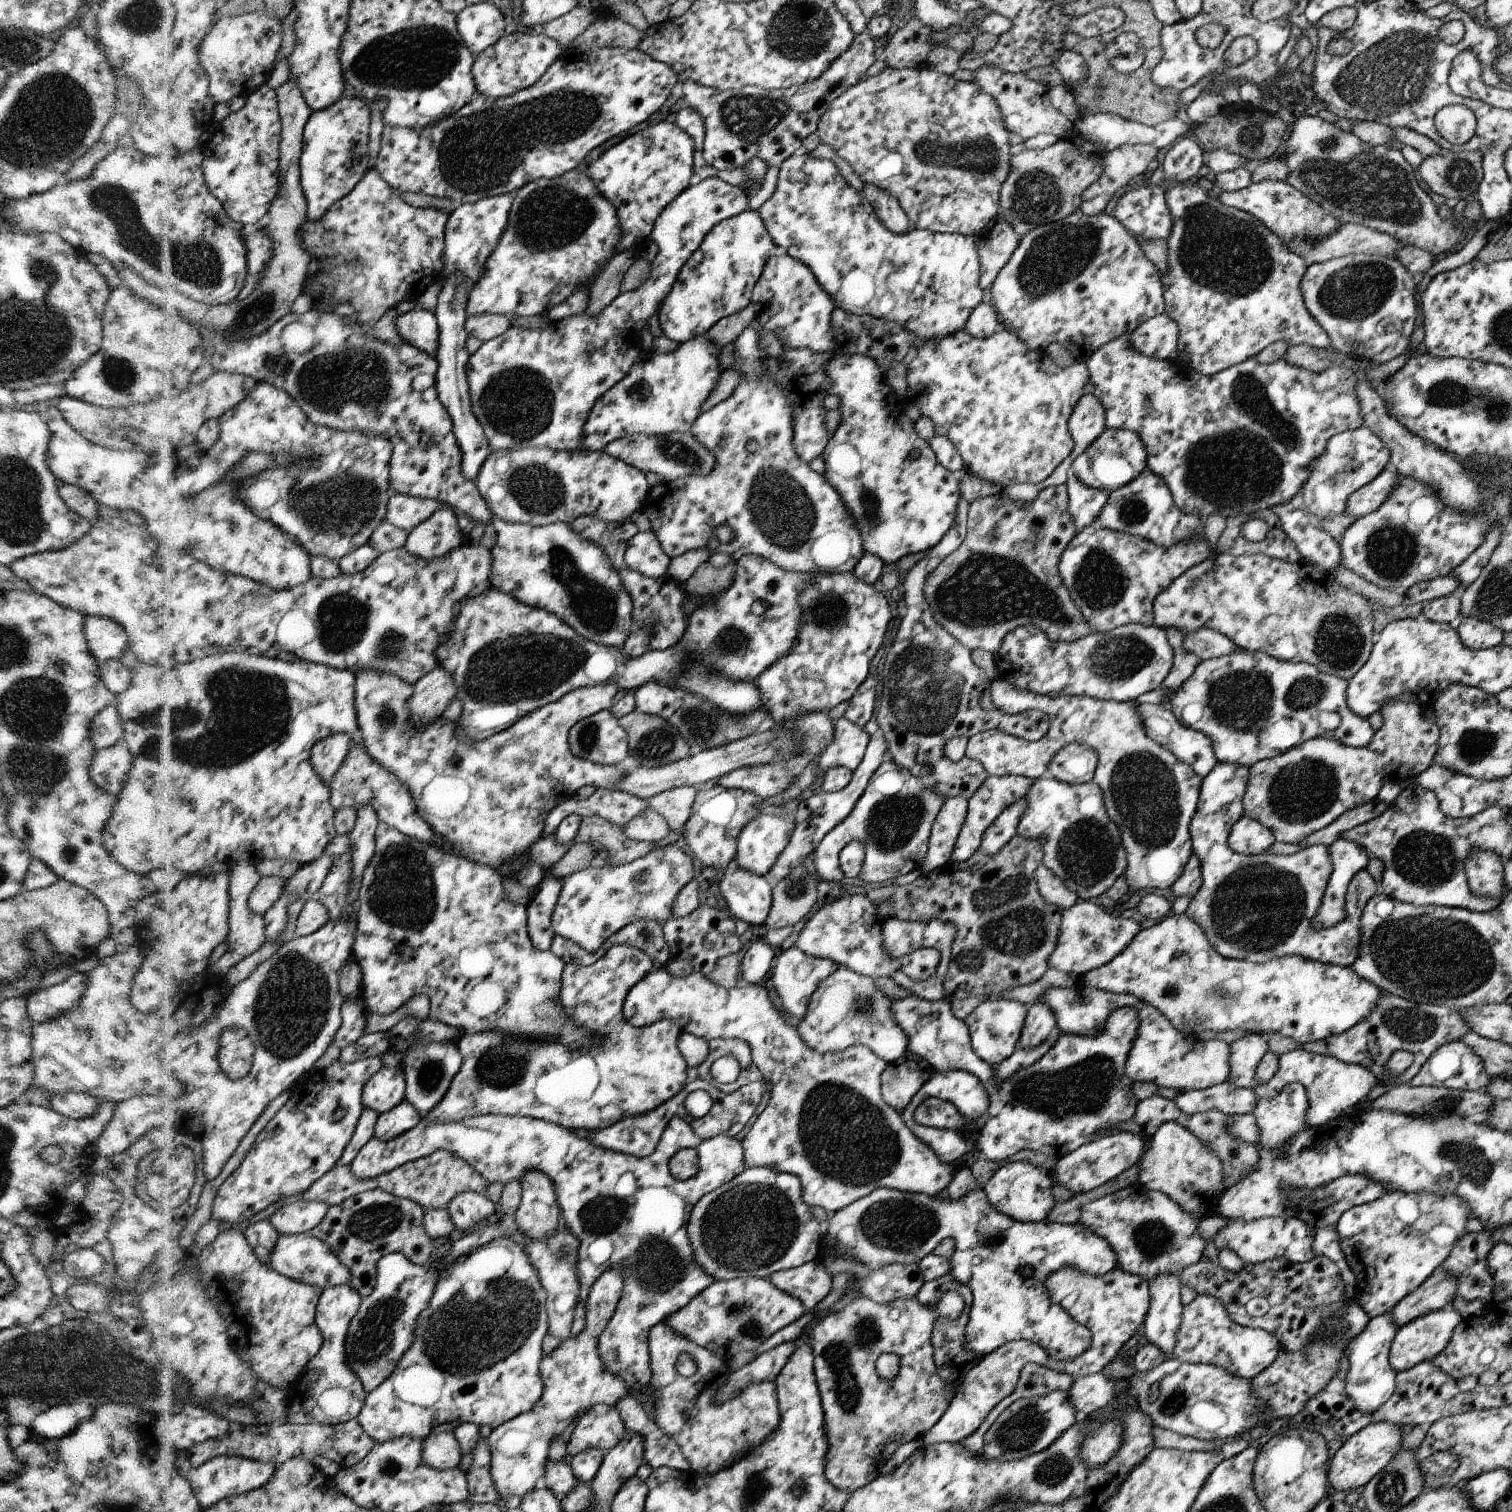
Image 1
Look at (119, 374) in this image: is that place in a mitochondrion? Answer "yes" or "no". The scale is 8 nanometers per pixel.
yes

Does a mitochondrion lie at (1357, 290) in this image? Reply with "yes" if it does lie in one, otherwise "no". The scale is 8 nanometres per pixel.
yes

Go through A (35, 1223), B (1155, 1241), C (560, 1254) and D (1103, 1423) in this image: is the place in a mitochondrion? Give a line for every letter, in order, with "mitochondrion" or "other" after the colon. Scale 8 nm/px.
A: other
B: mitochondrion
C: mitochondrion
D: other

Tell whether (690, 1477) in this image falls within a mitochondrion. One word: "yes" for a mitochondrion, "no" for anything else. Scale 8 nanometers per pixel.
no

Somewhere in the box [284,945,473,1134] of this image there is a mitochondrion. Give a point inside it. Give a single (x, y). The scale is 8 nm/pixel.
(430, 1076)

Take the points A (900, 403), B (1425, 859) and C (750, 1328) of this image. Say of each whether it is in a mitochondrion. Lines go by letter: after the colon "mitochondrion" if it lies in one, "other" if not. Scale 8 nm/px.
A: other
B: mitochondrion
C: mitochondrion

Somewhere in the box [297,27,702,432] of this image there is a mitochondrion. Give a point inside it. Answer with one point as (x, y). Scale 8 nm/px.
(480, 150)

